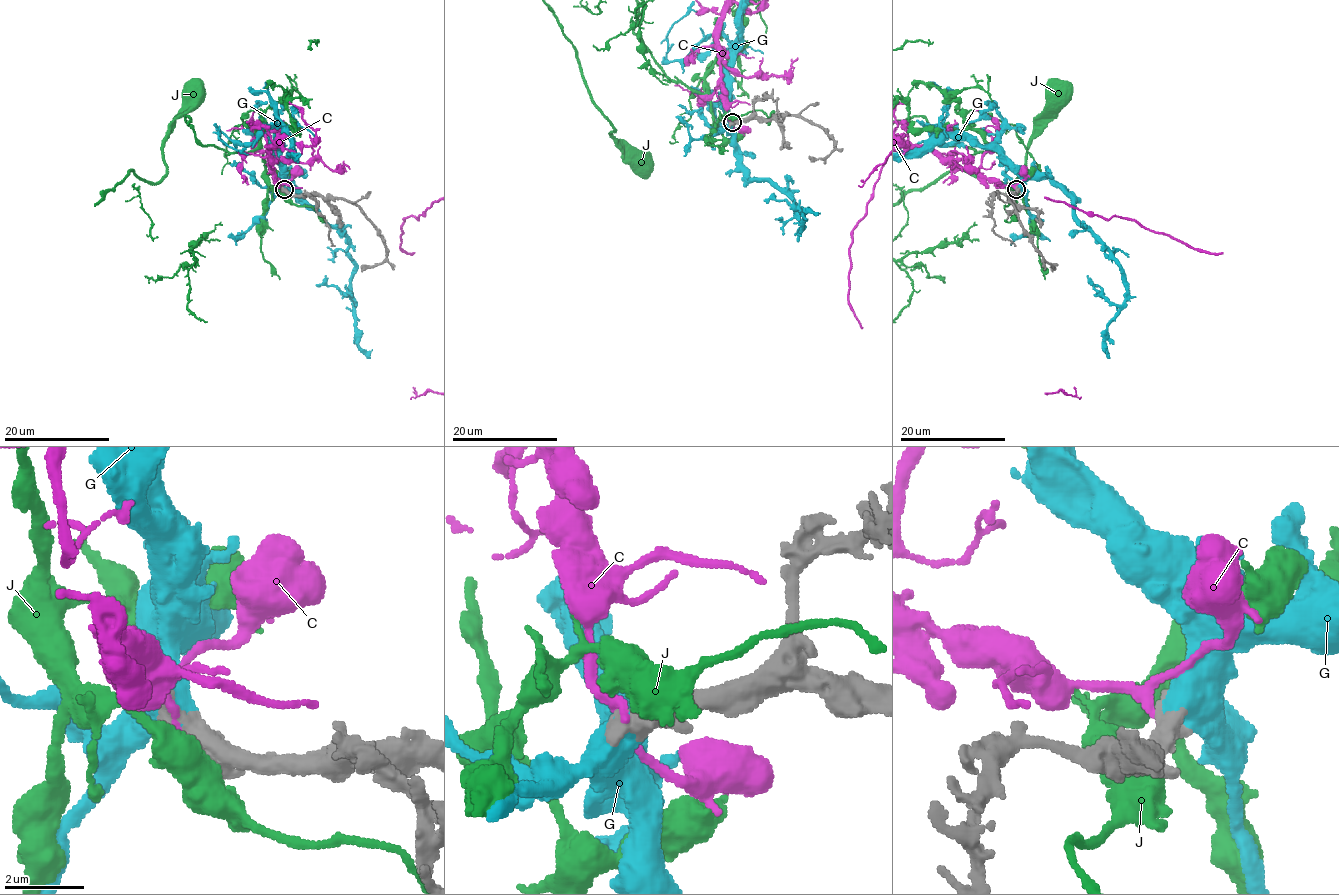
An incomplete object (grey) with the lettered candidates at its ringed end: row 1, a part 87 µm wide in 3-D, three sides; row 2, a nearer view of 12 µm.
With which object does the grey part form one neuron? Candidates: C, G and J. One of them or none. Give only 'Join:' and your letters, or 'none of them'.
Join: G

